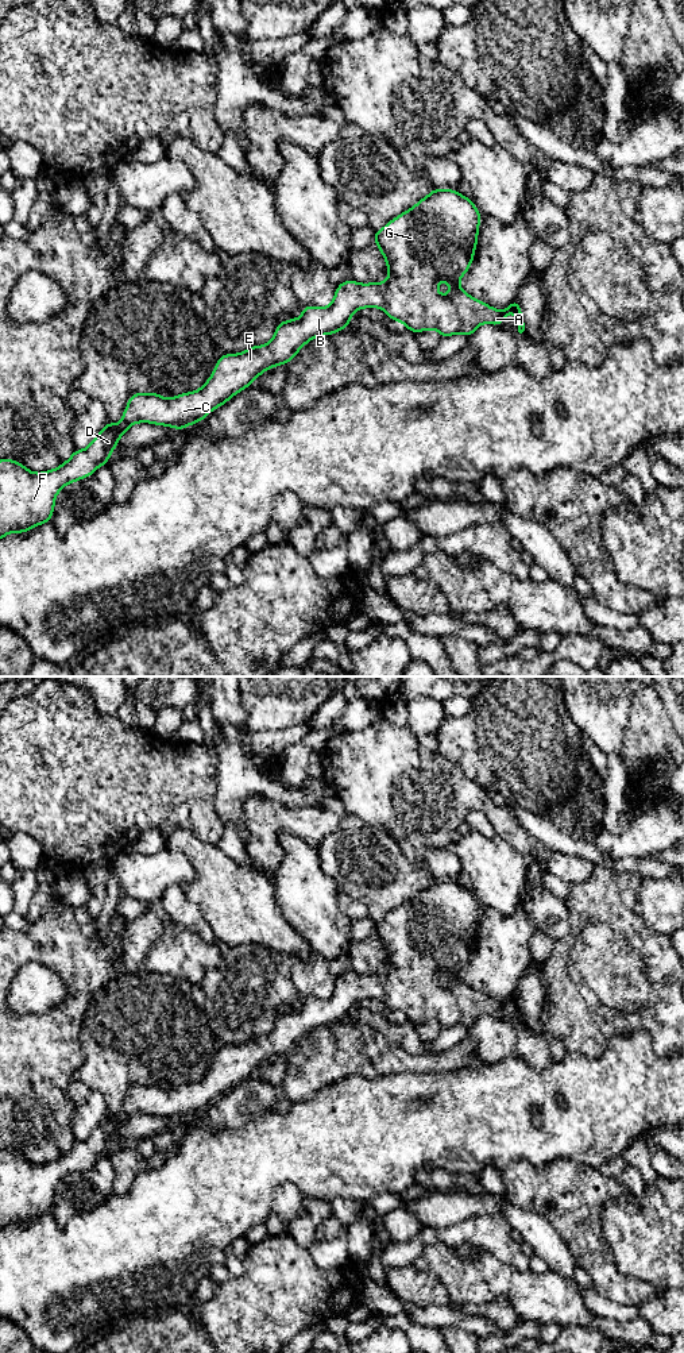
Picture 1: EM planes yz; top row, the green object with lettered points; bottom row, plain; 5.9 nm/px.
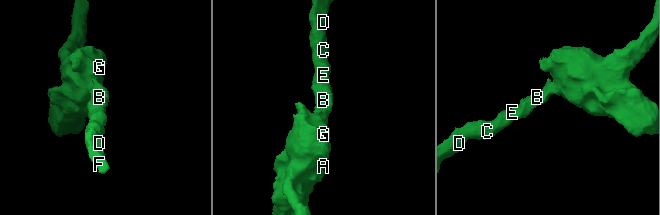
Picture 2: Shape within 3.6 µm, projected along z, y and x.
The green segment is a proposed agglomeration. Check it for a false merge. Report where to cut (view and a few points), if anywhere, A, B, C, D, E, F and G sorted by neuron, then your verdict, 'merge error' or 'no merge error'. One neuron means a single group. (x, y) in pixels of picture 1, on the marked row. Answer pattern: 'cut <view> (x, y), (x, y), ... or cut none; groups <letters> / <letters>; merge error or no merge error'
cut none; groups A B C D E F G; no merge error

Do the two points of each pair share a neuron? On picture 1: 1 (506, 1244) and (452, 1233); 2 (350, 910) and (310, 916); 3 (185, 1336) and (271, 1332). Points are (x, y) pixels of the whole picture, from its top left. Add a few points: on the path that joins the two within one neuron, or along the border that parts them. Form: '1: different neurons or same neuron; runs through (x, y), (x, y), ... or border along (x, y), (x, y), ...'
1: same neuron; runs through (493, 1236), (466, 1236)
2: different neurons; border along (337, 891), (339, 908), (352, 920)
3: different neurons; border along (198, 1321), (211, 1338)

